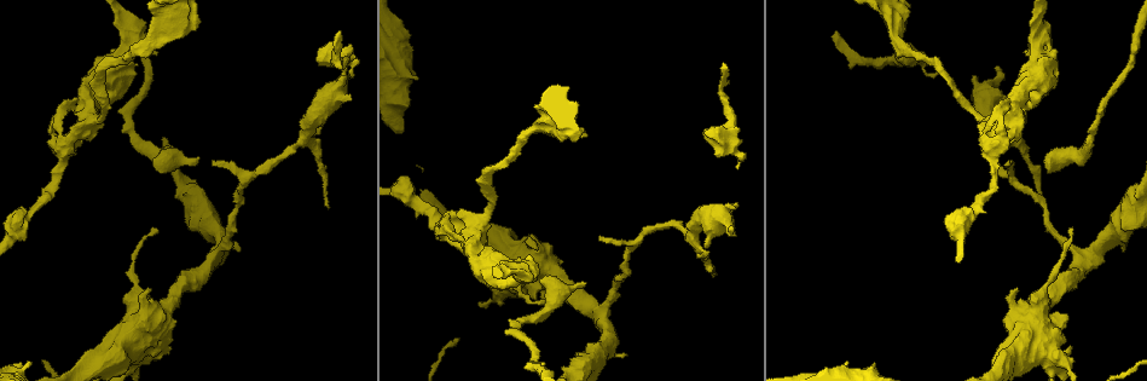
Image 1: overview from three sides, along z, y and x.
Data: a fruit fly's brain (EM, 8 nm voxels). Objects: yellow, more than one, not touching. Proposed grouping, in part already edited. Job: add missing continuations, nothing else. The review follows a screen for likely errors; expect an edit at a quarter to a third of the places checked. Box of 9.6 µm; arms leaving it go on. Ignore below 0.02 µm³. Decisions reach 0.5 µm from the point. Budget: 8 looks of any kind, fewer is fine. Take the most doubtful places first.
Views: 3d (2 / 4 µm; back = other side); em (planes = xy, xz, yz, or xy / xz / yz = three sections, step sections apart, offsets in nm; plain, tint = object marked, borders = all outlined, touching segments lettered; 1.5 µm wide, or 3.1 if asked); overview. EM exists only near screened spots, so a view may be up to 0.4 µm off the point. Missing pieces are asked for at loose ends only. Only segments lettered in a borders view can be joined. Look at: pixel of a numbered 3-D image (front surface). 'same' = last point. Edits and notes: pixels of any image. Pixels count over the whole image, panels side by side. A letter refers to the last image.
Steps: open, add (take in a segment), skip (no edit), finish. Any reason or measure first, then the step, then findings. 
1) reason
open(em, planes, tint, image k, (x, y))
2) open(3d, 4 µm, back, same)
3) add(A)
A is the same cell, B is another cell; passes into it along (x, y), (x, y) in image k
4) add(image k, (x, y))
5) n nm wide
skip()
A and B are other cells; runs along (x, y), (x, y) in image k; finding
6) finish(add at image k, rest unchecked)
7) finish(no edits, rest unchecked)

free end
open(3d, 4 µm, image 1, (996, 69))

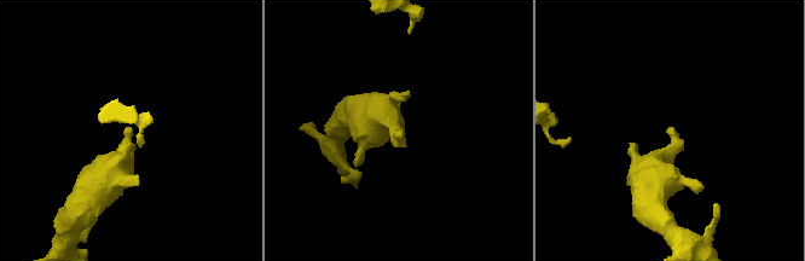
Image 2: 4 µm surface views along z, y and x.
now the EM
open(em, planes, borders, image 2, (400, 130))

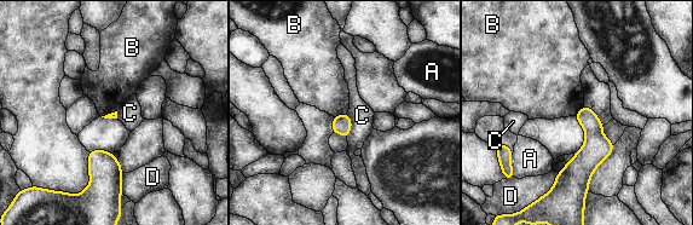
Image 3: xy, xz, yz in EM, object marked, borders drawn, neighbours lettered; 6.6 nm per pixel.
D touches over 180 nm
skip()
A, B, C and D are other cells; runs along (585, 109), (592, 155), (571, 189) in image 3; none of them fits

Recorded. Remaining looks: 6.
open(em, planes, borders, image 1, (197, 158))

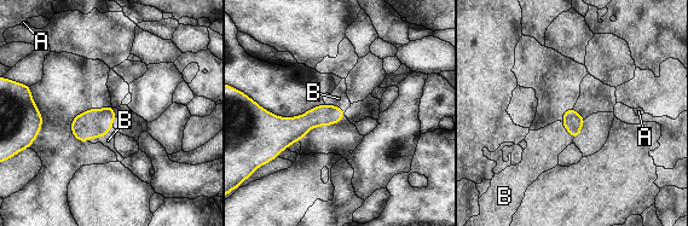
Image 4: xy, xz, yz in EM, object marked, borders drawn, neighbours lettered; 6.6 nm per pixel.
130 nm wide
add(B)
B is the same cell, A is another cell; passes into it along (94, 122), (100, 137), (108, 140) in image 4; it goes on there

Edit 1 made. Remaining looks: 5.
branch stops here
open(3d, 4 µm, image 1, (83, 81))

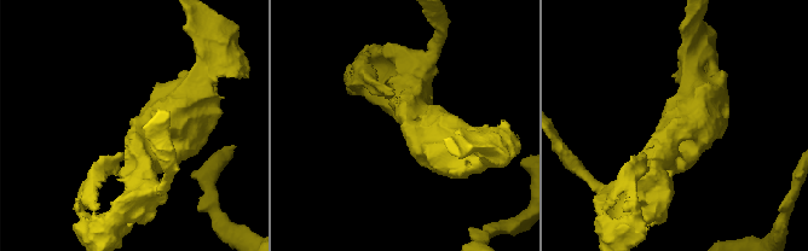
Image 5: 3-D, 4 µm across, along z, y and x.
open(em, planes, tint, image 5, (402, 126))

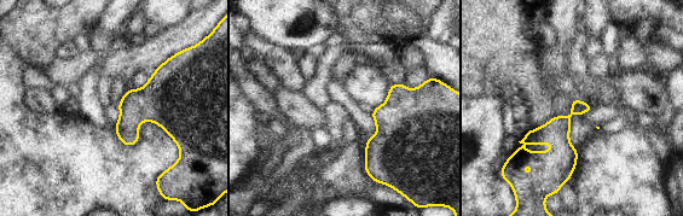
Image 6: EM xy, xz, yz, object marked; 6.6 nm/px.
open(em, planes, borders, same)

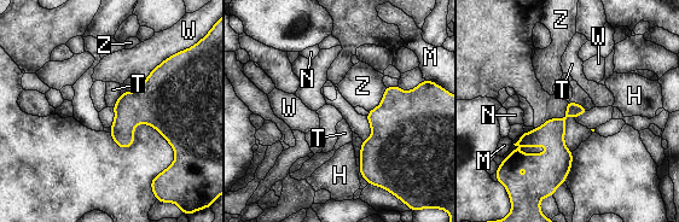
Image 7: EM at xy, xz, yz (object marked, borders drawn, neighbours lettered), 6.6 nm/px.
skip()
H, M, N, T, W and Z are other cells; border along (386, 87), (382, 100), (367, 111) in image 7; none of them fits

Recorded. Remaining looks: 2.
finish(add at image 4, rest unchecked)

